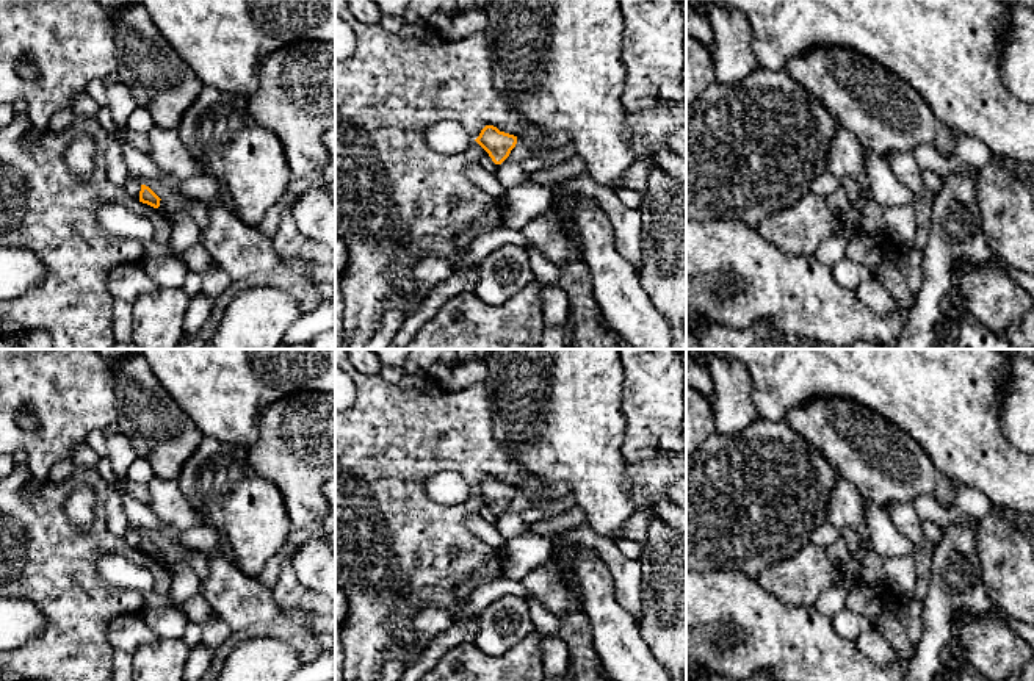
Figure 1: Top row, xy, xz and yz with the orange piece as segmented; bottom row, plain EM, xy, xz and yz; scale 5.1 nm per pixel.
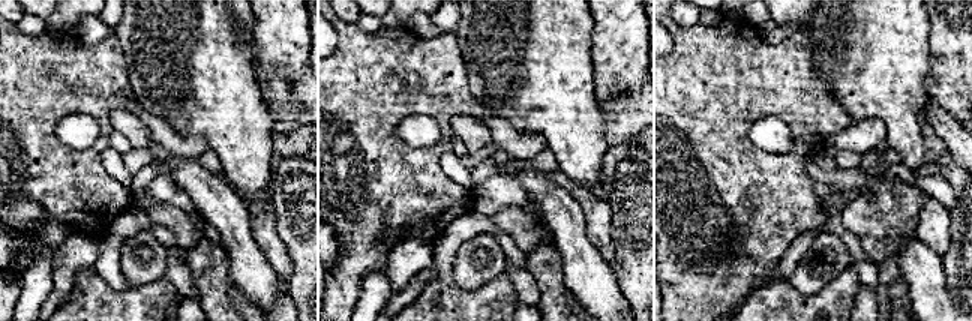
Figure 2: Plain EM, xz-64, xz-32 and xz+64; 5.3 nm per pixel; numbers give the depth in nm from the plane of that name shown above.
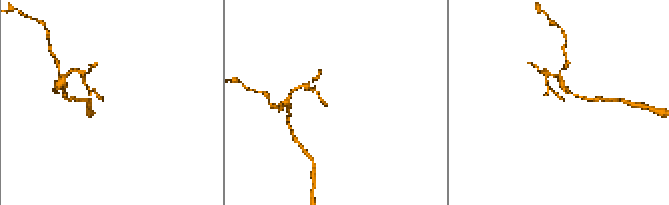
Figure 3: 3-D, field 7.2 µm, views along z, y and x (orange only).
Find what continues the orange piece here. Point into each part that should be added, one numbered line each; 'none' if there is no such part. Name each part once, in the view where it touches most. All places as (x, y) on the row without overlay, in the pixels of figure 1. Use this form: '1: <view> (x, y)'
none

